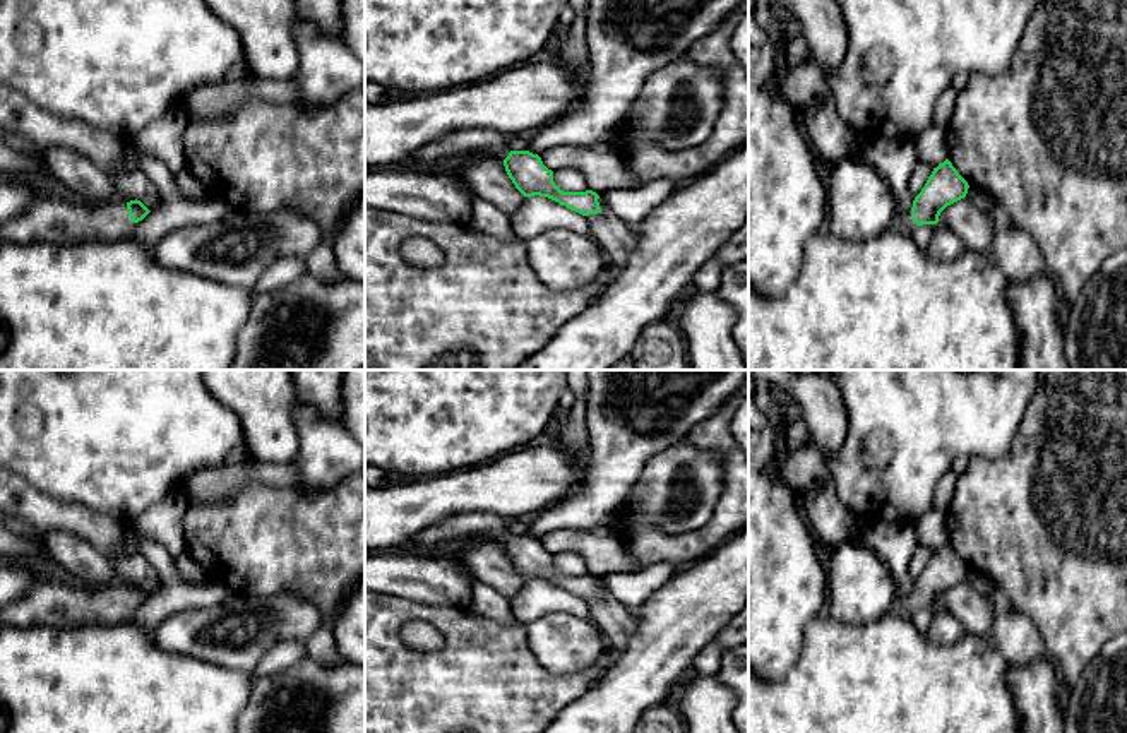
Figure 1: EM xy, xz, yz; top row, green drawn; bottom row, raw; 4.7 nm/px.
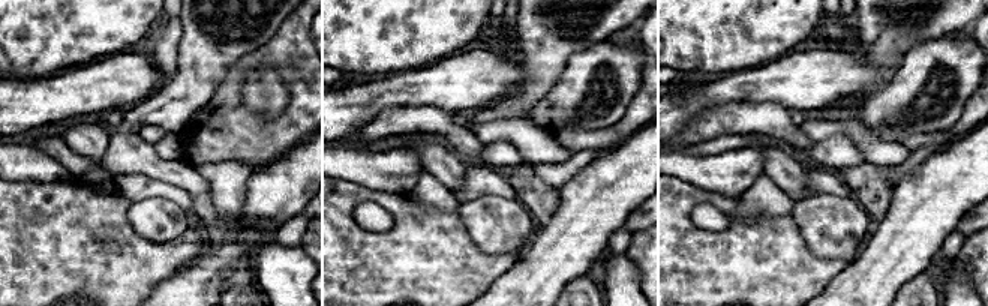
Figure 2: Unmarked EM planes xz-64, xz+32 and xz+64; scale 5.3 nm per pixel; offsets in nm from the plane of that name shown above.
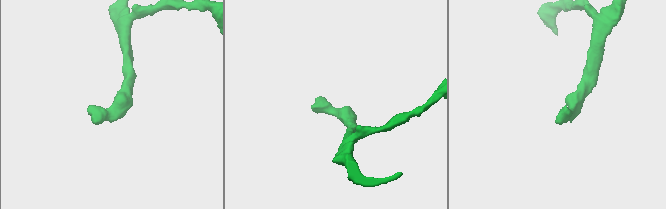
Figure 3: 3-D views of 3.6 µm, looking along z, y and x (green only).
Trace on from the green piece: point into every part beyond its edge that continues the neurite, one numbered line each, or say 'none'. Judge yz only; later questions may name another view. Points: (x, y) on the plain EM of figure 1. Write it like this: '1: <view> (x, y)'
1: yz (903, 605)

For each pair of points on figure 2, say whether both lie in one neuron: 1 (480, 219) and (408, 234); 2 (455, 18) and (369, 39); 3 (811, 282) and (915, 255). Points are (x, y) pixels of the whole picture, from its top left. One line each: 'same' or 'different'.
1: different
2: same
3: different

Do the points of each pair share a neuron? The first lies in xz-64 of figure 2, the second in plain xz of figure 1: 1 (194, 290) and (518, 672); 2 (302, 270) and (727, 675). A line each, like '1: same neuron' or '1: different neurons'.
1: different neurons
2: different neurons

